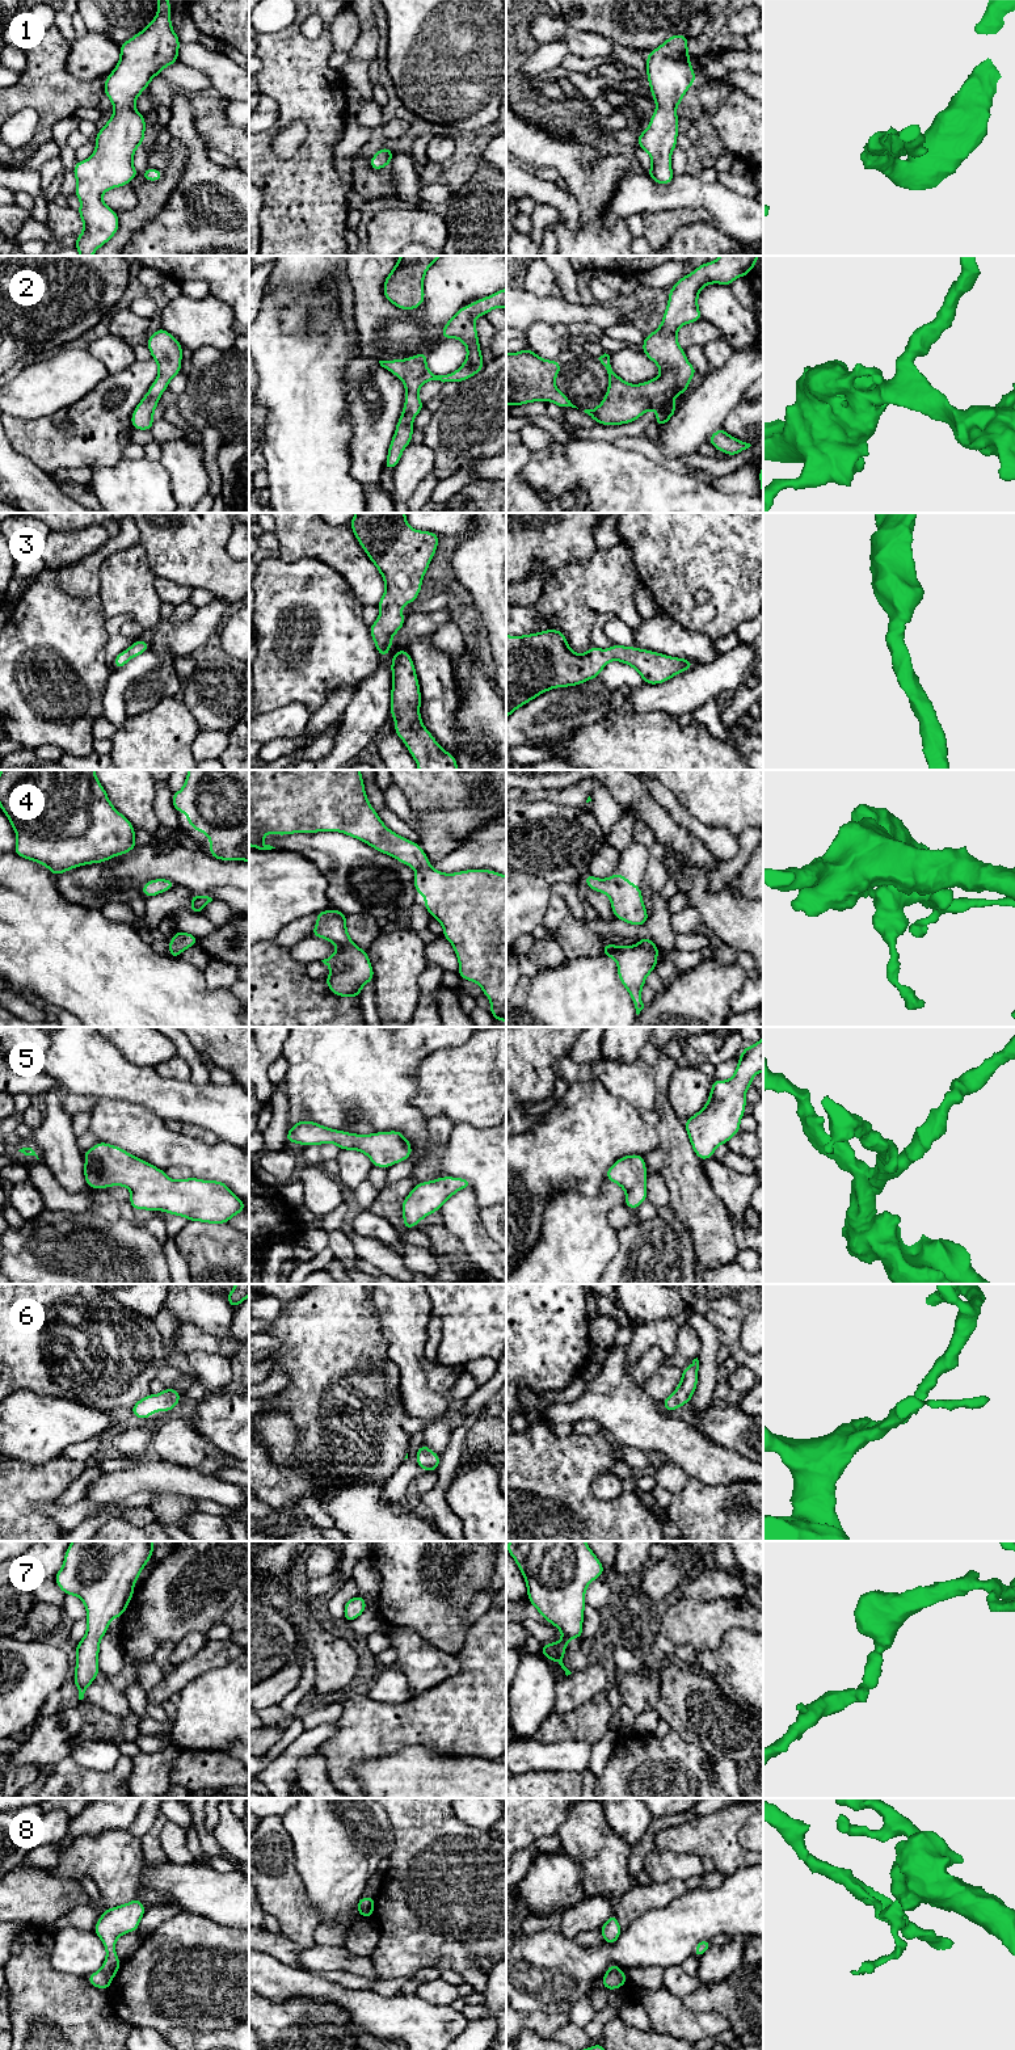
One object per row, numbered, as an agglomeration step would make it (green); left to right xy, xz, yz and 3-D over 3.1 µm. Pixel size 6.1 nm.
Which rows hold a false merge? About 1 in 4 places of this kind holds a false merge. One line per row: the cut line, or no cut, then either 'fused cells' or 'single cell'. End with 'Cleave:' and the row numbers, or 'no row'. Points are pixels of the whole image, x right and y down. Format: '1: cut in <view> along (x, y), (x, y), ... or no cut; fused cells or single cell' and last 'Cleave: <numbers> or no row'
1: no cut; single cell
2: no cut; single cell
3: no cut; single cell
4: no cut; single cell
5: no cut; single cell
6: no cut; single cell
7: no cut; single cell
8: cut in xy along (101, 1969), (110, 1979); fused cells
Cleave: 8

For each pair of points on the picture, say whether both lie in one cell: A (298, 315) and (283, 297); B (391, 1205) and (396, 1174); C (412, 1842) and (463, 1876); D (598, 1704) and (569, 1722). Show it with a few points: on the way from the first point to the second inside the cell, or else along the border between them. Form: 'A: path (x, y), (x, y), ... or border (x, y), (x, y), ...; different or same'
A: path (295, 311), (286, 301); same
B: border (411, 1175), (387, 1185); different
C: path (425, 1852), (450, 1876); same
D: path (592, 1710), (580, 1722), (576, 1722); same

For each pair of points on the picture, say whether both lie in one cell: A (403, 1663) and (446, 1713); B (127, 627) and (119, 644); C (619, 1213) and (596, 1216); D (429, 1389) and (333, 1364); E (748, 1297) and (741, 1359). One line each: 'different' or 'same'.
A: different
B: different
C: different
D: different
E: same

